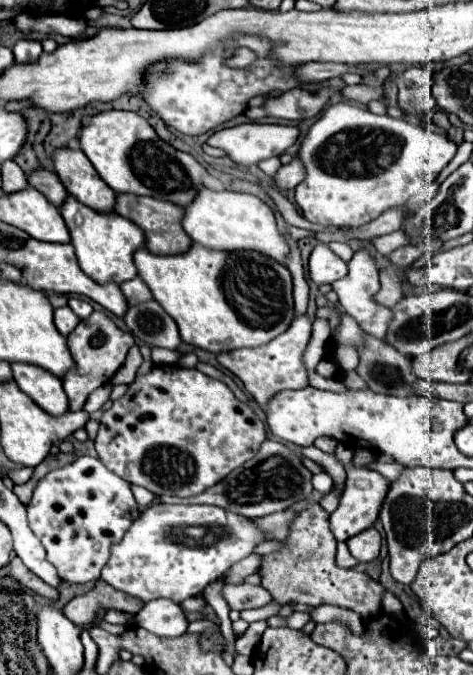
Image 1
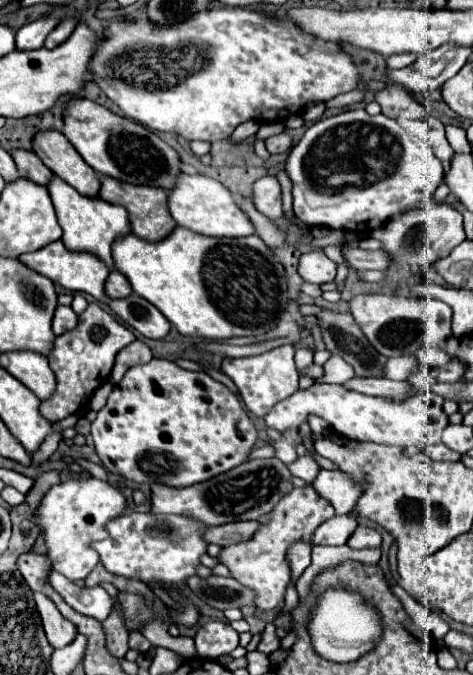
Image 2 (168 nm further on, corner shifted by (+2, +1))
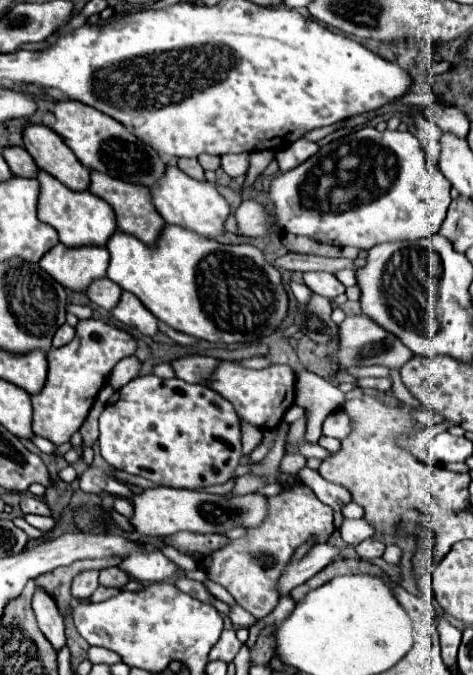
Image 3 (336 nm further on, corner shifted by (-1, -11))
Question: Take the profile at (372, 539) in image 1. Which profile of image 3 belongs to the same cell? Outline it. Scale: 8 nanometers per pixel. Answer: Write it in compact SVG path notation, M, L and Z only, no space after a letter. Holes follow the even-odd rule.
M368 538L368 540L364 540L364 542L360 542L356 546L356 552L358 552L358 556L362 560L374 560L374 558L382 556L384 544L380 540L376 540L376 538Z

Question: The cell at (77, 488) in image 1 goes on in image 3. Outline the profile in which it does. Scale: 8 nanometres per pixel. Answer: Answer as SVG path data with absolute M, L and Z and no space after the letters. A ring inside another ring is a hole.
M86 570L74 576L72 580L72 596L78 600L88 600L88 596L98 588L98 570Z

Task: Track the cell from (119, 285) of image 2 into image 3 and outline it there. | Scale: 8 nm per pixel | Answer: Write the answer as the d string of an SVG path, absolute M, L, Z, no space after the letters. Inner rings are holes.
M102 278L102 280L94 280L94 282L90 284L90 288L86 290L86 296L88 296L94 304L98 304L100 308L112 310L112 308L118 304L120 296L122 296L122 288L120 288L118 284L114 284L112 280Z

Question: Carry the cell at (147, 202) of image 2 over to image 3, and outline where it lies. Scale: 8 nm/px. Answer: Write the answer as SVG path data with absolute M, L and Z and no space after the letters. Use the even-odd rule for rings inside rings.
M92 172L92 176L90 176L90 192L96 194L98 198L106 200L114 208L116 220L118 220L118 230L136 236L138 240L142 240L148 246L156 244L156 240L158 240L160 232L164 230L166 222L156 212L154 202L152 202L152 194L150 194L148 188L128 184L128 182L122 182L122 180L114 180L114 178L110 178L110 176L102 174L102 172Z

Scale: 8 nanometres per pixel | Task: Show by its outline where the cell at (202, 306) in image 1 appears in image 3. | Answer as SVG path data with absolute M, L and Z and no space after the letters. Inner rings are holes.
M166 226L154 248L124 232L116 232L106 248L110 252L106 276L120 284L122 290L132 292L160 322L194 338L224 344L254 344L260 338L278 332L288 314L288 294L282 276L270 262L266 262L256 246L220 244L216 240L200 238L186 228Z

